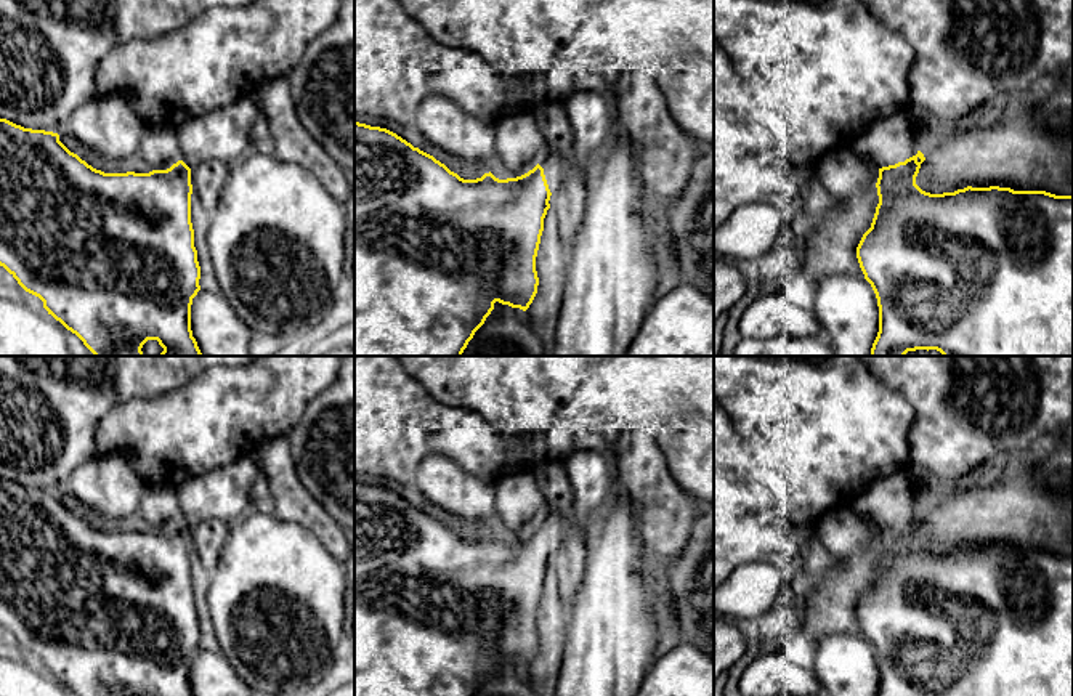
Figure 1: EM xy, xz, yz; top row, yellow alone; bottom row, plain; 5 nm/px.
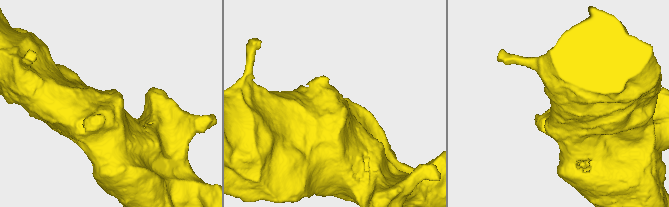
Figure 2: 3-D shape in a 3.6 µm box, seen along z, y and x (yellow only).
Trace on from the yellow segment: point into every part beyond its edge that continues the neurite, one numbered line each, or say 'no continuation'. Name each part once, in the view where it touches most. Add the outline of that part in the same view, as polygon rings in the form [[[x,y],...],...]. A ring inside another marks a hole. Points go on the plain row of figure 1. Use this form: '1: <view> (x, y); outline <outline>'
1: yz (886, 501); outline [[[900,470],[873,481],[850,507],[874,526],[882,528],[916,515],[919,504],[921,488],[908,480],[906,470]]]

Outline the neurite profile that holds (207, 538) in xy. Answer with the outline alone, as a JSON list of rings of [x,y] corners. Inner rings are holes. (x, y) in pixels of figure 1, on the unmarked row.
[[[205,520],[191,528],[192,552],[210,574],[217,568],[228,532],[229,529],[221,520]]]

